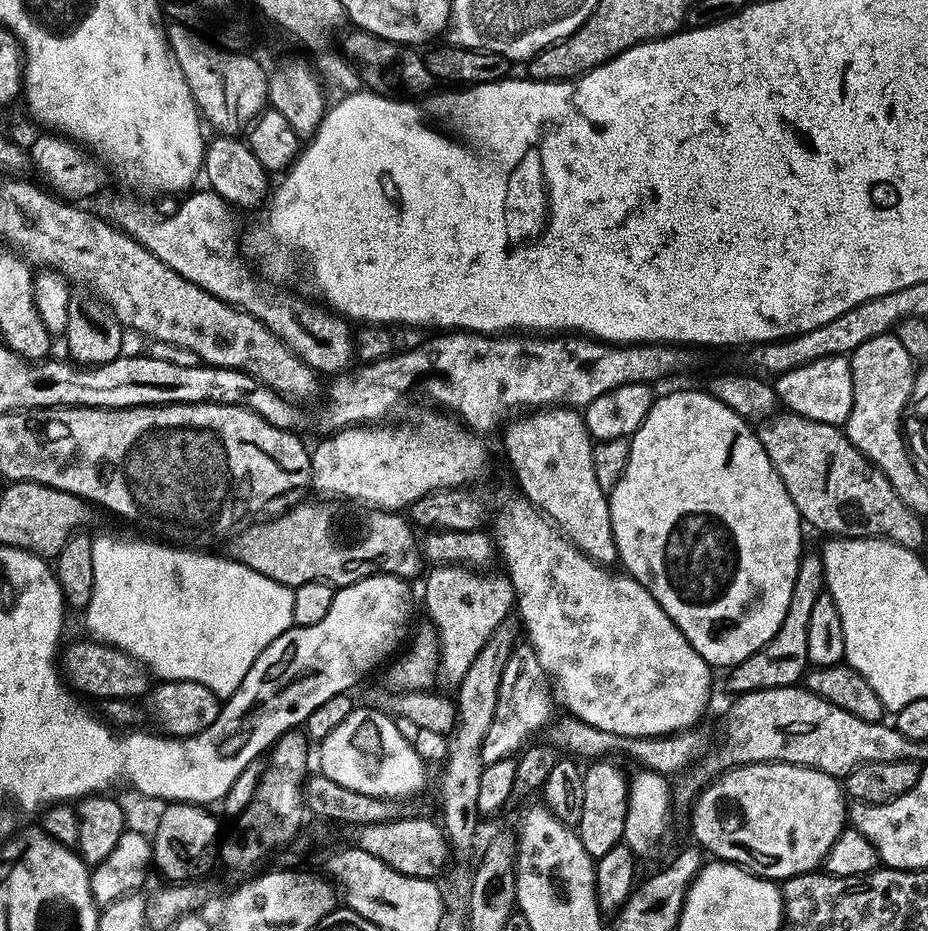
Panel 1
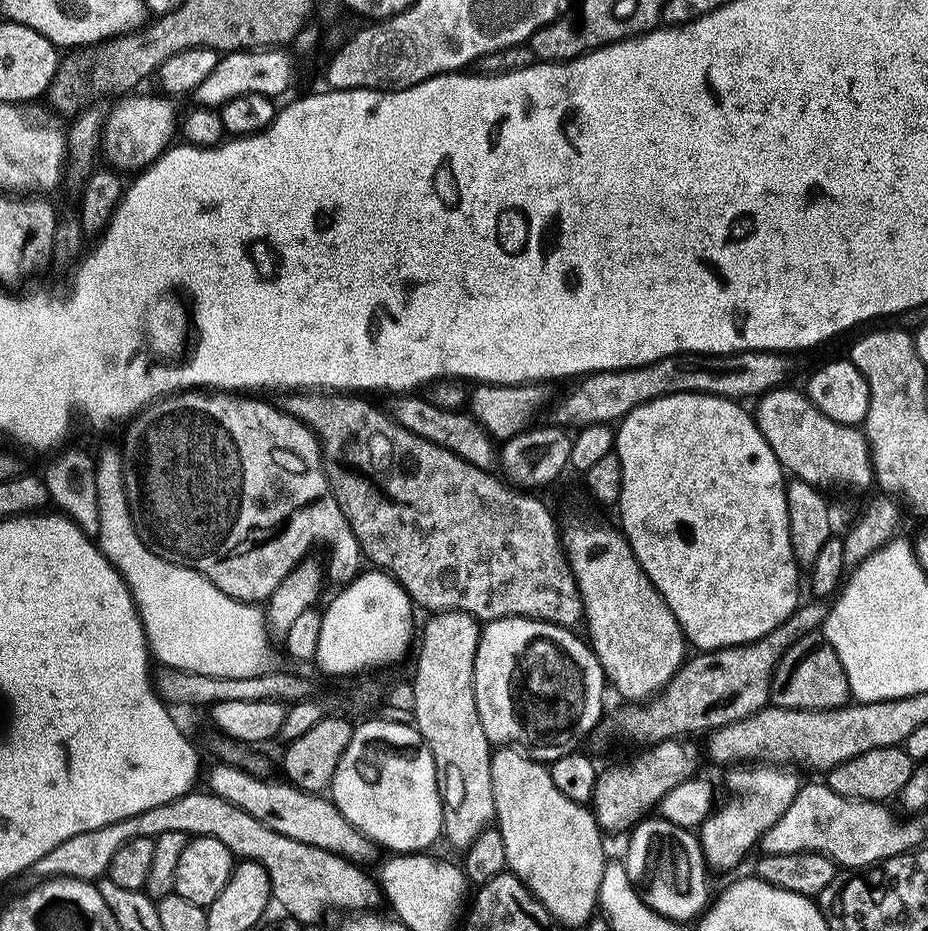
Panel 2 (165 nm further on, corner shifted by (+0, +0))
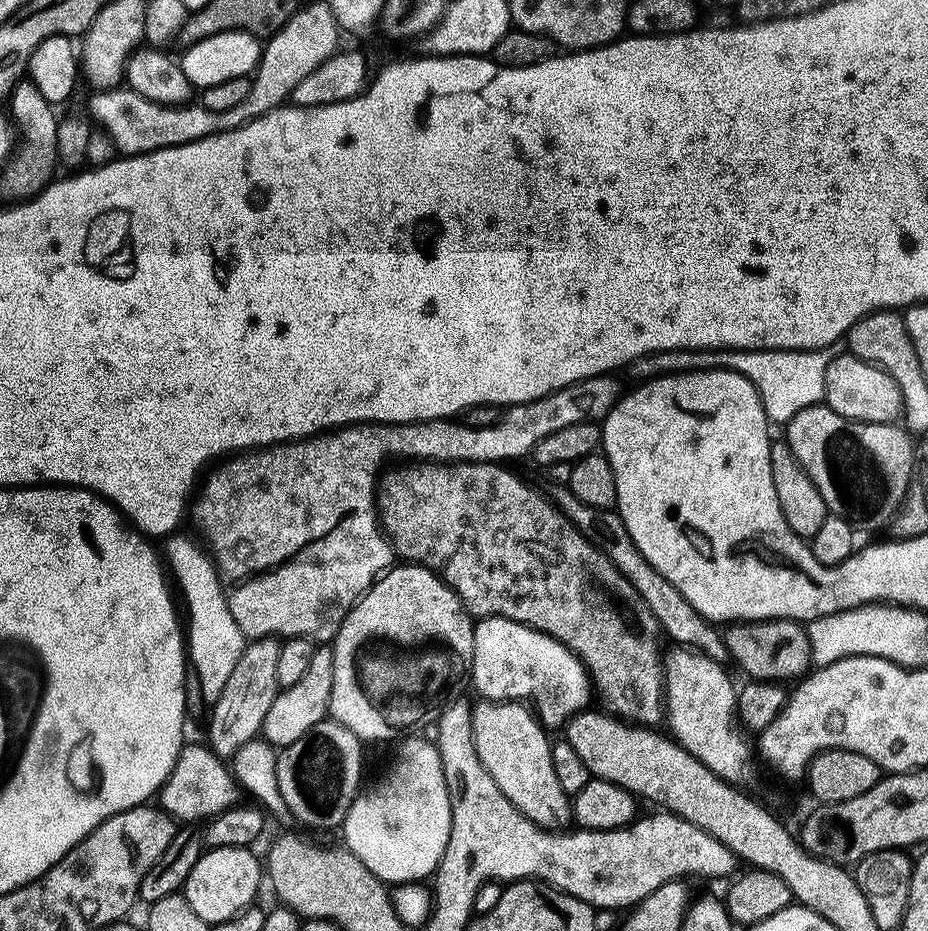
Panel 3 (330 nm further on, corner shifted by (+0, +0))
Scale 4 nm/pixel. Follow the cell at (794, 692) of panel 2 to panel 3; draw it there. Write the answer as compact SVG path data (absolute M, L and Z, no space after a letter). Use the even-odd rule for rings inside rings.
M739 621L727 627L723 637L731 659L749 674L751 681L794 682L803 679L813 667L808 631L799 621Z

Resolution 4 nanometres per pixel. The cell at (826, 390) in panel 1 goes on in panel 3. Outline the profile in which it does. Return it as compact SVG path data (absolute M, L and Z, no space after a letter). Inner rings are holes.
M837 355L826 374L824 399L842 418L857 420L860 424L896 424L904 411L904 399L894 382L881 368L859 360L854 355Z

